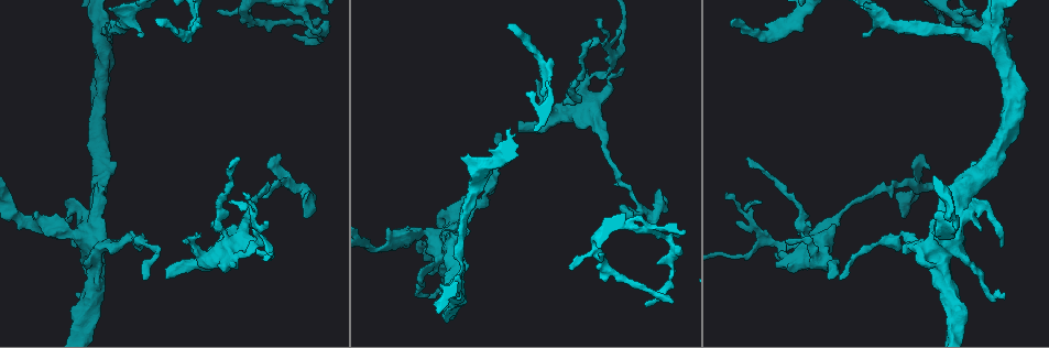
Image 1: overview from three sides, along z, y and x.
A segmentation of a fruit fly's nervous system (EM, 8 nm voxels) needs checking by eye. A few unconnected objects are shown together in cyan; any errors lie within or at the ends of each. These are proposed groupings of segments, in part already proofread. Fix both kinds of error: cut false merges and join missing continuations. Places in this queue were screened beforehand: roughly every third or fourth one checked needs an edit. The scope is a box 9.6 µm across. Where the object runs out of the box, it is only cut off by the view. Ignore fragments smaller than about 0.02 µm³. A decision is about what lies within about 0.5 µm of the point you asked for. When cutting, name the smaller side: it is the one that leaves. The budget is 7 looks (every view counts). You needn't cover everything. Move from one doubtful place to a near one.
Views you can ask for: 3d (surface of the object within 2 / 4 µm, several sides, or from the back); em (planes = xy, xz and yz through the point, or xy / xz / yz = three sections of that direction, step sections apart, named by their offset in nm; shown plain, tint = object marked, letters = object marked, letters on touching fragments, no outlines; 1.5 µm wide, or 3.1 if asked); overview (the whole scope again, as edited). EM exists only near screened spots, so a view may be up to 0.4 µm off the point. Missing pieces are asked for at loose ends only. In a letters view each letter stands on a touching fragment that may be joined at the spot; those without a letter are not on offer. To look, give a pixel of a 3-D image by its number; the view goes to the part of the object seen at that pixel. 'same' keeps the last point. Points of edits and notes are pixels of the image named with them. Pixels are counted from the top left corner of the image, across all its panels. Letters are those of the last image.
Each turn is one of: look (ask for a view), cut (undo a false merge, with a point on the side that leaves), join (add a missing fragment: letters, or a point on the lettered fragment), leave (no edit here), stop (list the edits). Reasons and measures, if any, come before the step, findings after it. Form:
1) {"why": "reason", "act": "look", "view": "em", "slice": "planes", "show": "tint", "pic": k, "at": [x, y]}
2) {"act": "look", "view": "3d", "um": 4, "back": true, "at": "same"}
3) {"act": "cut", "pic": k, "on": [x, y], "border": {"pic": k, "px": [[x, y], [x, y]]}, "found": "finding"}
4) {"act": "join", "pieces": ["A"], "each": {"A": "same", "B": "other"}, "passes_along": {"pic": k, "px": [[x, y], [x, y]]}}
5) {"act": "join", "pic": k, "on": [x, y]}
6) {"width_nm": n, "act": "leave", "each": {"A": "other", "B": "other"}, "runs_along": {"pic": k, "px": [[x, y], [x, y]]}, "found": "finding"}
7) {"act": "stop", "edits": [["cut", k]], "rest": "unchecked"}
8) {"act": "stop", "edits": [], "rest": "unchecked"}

{"why": "branch stops here", "act": "look", "view": "em", "slice": "planes", "show": "letters", "pic": 1, "at": [670, 302]}

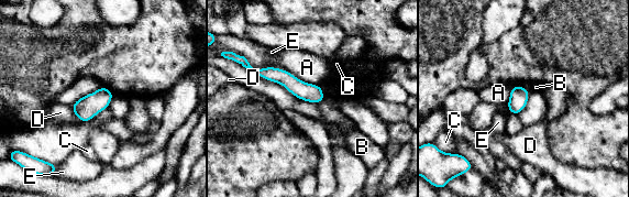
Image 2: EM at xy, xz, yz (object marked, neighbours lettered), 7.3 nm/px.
{"act": "leave", "each": {"A": "other", "B": "other", "C": "other", "D": "other", "E": "other"}, "runs_along": {"pic": 2, "px": [[257, 72], [279, 75], [321, 98]]}, "found": "none of them fits"}

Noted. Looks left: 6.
{"why": "thick end", "act": "look", "view": "em", "slice": "xy", "step": 4, "show": "tint", "pic": 1, "at": [71, 315]}

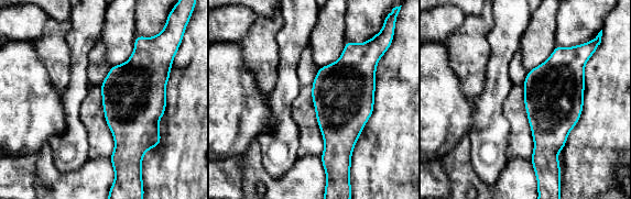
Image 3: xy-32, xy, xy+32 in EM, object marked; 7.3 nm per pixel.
{"why": "cut it another way", "act": "look", "view": "em", "slice": "planes", "show": "letters", "at": "same"}

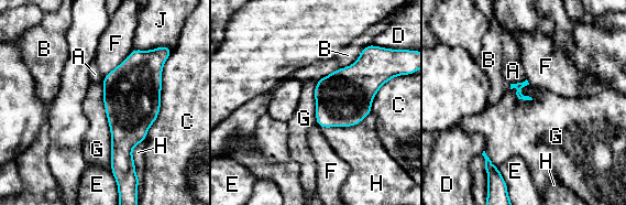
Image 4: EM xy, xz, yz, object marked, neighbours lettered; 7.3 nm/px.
{"act": "leave", "each": {"A": "other", "B": "other", "C": "other", "D": "other", "E": "other", "F": "other", "G": "other", "H": "other", "J": "other"}, "border": {"pic": 4, "px": [[101, 82], [110, 132], [110, 166]]}, "found": "none of them fits"}

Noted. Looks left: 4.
{"why": "an open end", "act": "look", "view": "3d", "um": 4, "pic": 1, "at": [34, 214]}

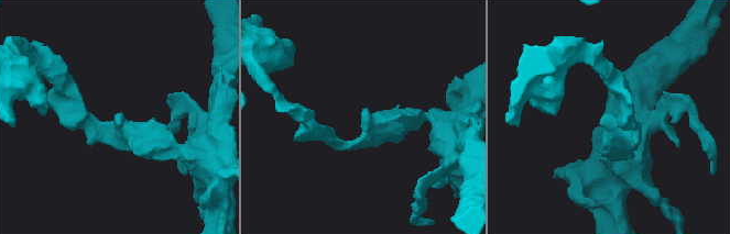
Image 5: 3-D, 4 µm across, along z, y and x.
{"act": "look", "view": "em", "slice": "planes", "show": "letters", "pic": 5, "at": [361, 113]}

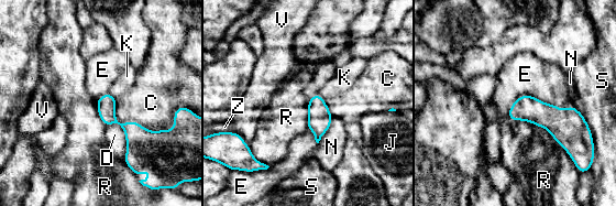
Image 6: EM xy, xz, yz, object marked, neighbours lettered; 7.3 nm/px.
{"longest_contact_nm": ["R", 600], "act": "leave", "each": {"C": "other", "D": "other", "E": "other", "J": "other", "K": "other", "N": "other", "R": "other", "S": "other", "V": "other", "Z": "other"}, "border": {"pic": 6, "px": [[506, 116], [543, 127], [572, 159]]}, "found": "no lettered fragment goes on from it"}

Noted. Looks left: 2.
{"act": "stop", "edits": [], "rest": "unchecked"}

